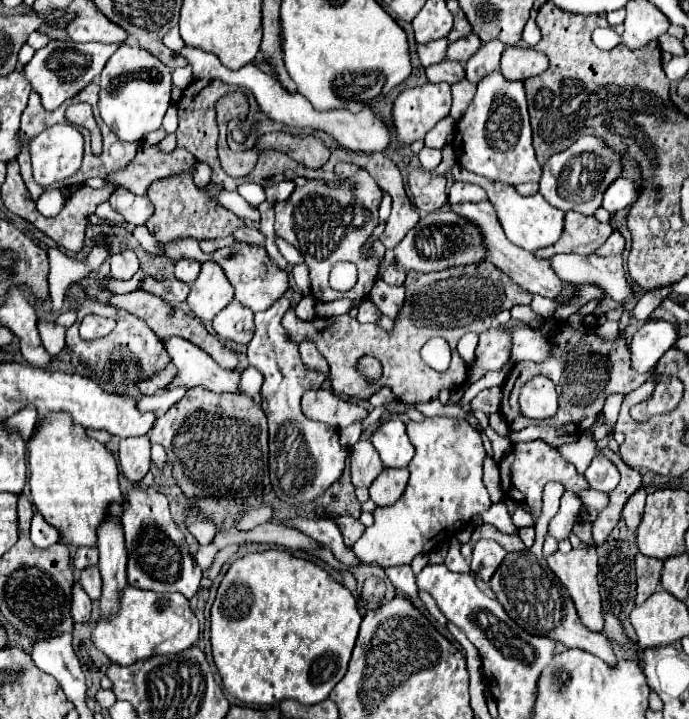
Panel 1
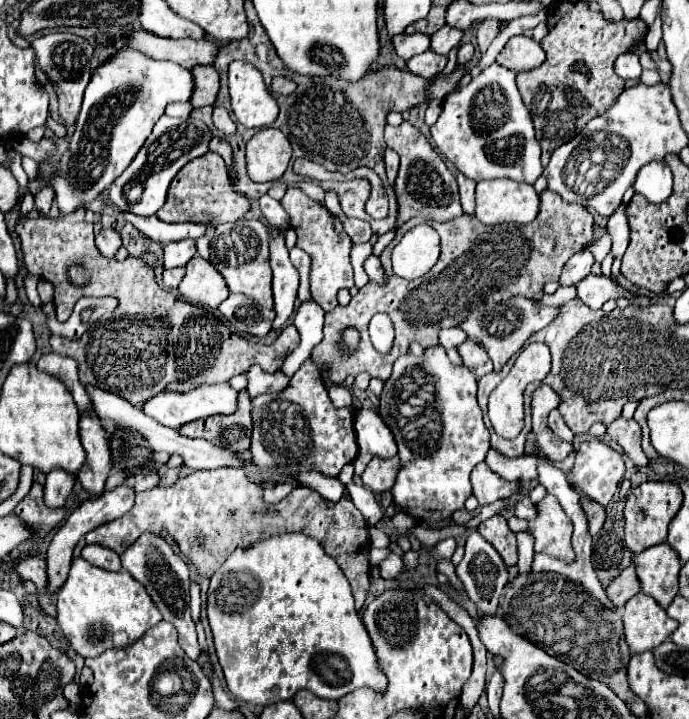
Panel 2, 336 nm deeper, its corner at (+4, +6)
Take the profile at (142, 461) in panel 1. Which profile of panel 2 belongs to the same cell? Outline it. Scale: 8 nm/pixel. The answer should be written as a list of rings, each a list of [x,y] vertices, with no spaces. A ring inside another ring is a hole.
[[[122,485],[122,487],[116,487],[116,489],[112,489],[112,491],[96,497],[96,499],[84,501],[82,505],[78,505],[78,507],[70,513],[68,521],[66,521],[66,523],[62,525],[62,529],[54,535],[54,539],[52,539],[52,543],[50,543],[50,547],[48,547],[48,551],[46,551],[46,567],[48,567],[48,569],[46,569],[46,573],[48,573],[46,595],[48,595],[48,597],[52,597],[52,595],[62,587],[64,579],[68,577],[68,567],[70,567],[70,563],[72,563],[72,551],[74,551],[76,543],[78,543],[88,531],[92,531],[92,529],[96,529],[96,527],[100,527],[100,525],[104,525],[104,523],[108,523],[108,521],[114,521],[114,519],[122,517],[124,513],[128,513],[128,511],[132,509],[132,505],[134,505],[134,491],[132,491],[132,487]]]

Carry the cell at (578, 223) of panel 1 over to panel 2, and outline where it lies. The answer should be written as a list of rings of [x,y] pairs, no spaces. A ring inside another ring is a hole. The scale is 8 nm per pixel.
[[[544,191],[540,195],[540,213],[538,217],[528,225],[482,225],[474,215],[462,215],[448,223],[430,223],[430,221],[418,221],[410,219],[404,227],[396,229],[396,239],[382,251],[380,261],[386,273],[386,281],[380,285],[376,281],[370,281],[364,285],[358,295],[352,297],[352,301],[342,307],[338,305],[332,313],[326,313],[324,321],[324,339],[320,345],[314,347],[312,359],[318,363],[320,369],[326,367],[326,363],[332,365],[330,379],[332,383],[340,385],[344,379],[352,373],[358,375],[362,371],[370,373],[378,379],[388,379],[392,371],[392,363],[402,355],[408,353],[410,341],[420,341],[422,347],[434,347],[438,345],[438,331],[440,327],[456,327],[468,311],[474,311],[484,305],[484,293],[496,291],[496,289],[508,289],[512,295],[536,295],[542,291],[542,285],[546,281],[558,281],[560,271],[564,263],[578,251],[582,251],[588,243],[594,241],[594,229],[592,229],[592,215],[586,207],[580,203],[568,203],[554,191]],[[418,223],[432,225],[440,235],[440,259],[436,265],[420,279],[408,281],[402,277],[396,277],[390,265],[390,253],[396,247],[396,243],[402,239],[406,231],[416,227]],[[376,313],[388,313],[394,323],[394,343],[388,355],[382,355],[374,349],[368,337],[368,323],[372,315]],[[346,327],[354,327],[360,333],[360,343],[356,351],[350,357],[344,357],[338,349],[336,339],[332,339],[330,333],[342,333]]]

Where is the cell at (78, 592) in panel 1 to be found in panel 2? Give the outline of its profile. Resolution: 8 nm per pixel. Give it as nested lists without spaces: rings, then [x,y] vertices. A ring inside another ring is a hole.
[[[22,555],[16,563],[16,571],[22,579],[30,579],[38,587],[38,593],[44,593],[44,583],[46,583],[44,557],[40,557],[40,555]]]

